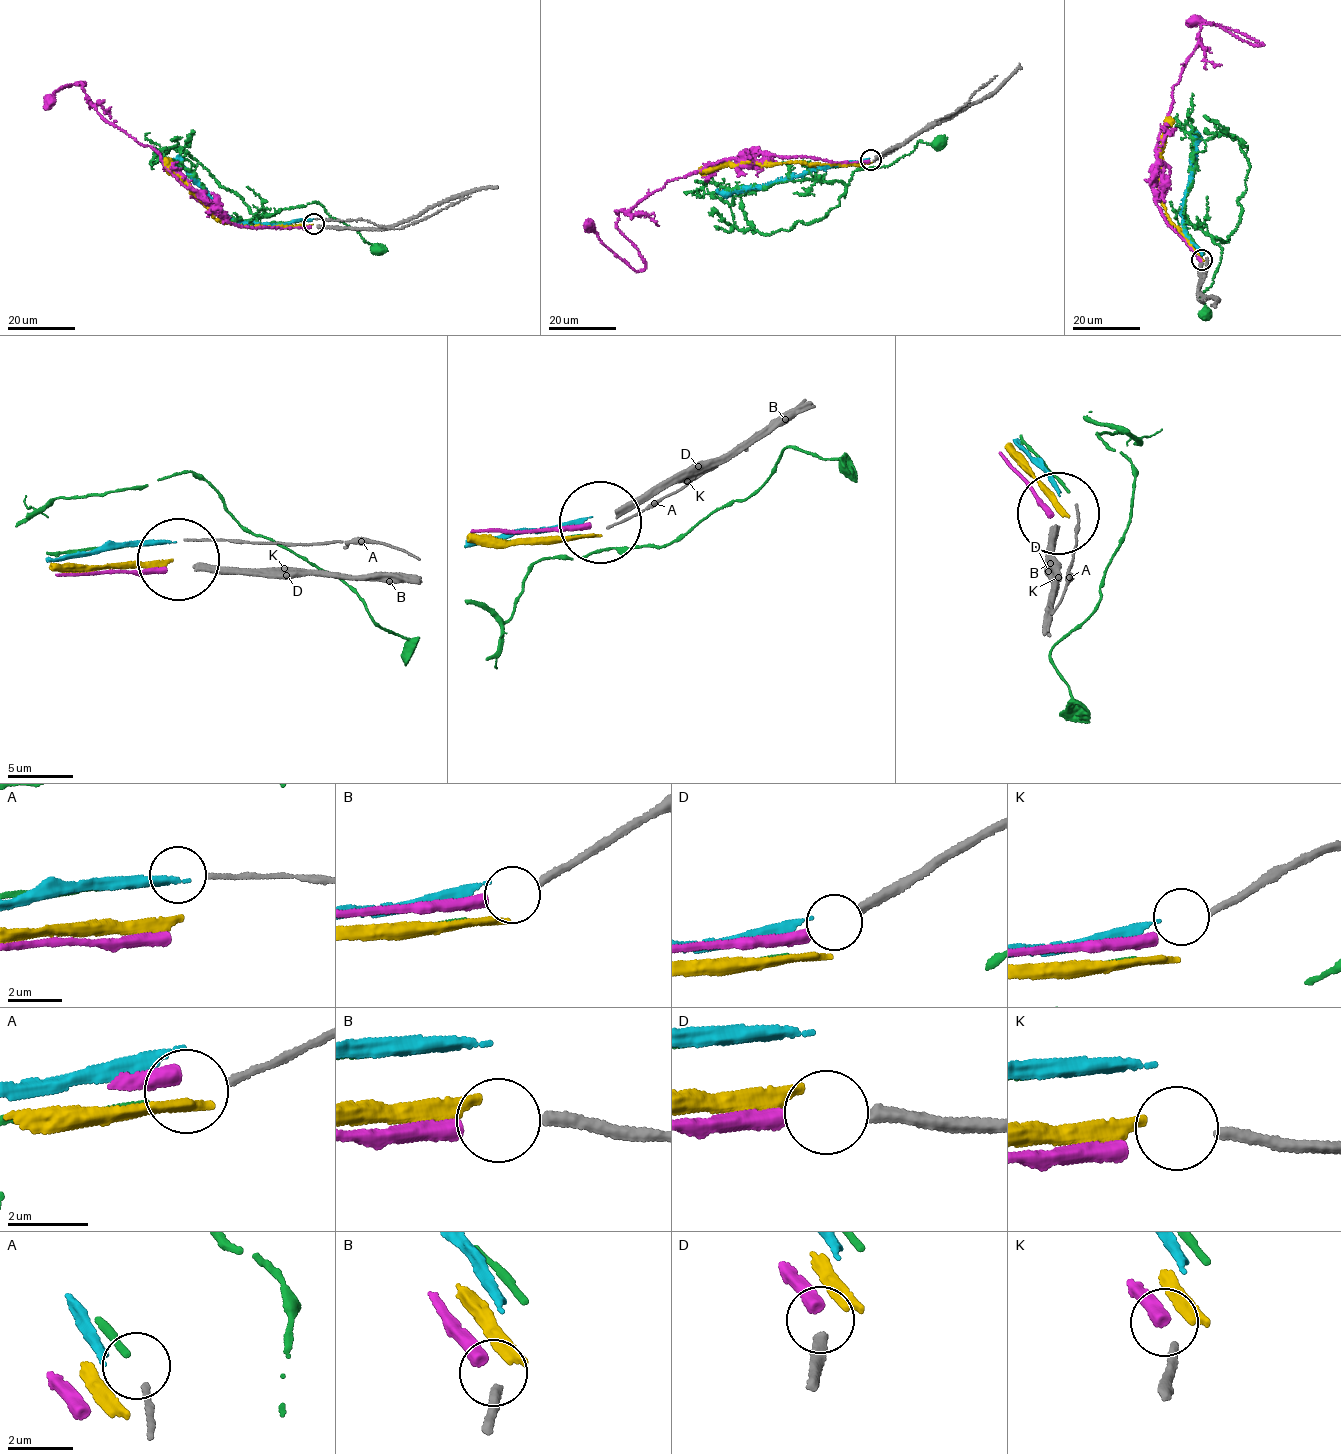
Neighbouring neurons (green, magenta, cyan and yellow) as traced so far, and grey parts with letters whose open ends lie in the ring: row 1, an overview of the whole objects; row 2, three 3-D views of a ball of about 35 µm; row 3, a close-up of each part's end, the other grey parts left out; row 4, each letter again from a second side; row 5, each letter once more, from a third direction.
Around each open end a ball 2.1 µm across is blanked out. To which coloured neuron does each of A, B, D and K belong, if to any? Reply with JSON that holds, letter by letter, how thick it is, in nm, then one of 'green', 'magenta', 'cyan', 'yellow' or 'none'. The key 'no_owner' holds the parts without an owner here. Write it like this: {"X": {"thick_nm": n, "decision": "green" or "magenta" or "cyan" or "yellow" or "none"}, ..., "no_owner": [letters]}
{"A": {"thick_nm": 170, "decision": "green"}, "B": {"thick_nm": 300, "decision": "magenta"}, "D": {"thick_nm": 340, "decision": "none"}, "K": {"thick_nm": 240, "decision": "none"}, "no_owner": ["D", "K"]}

